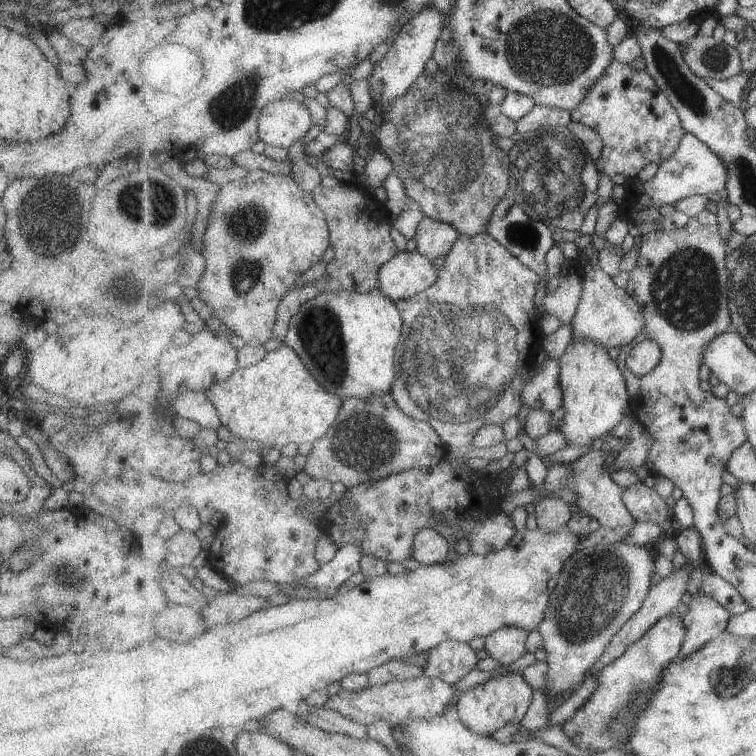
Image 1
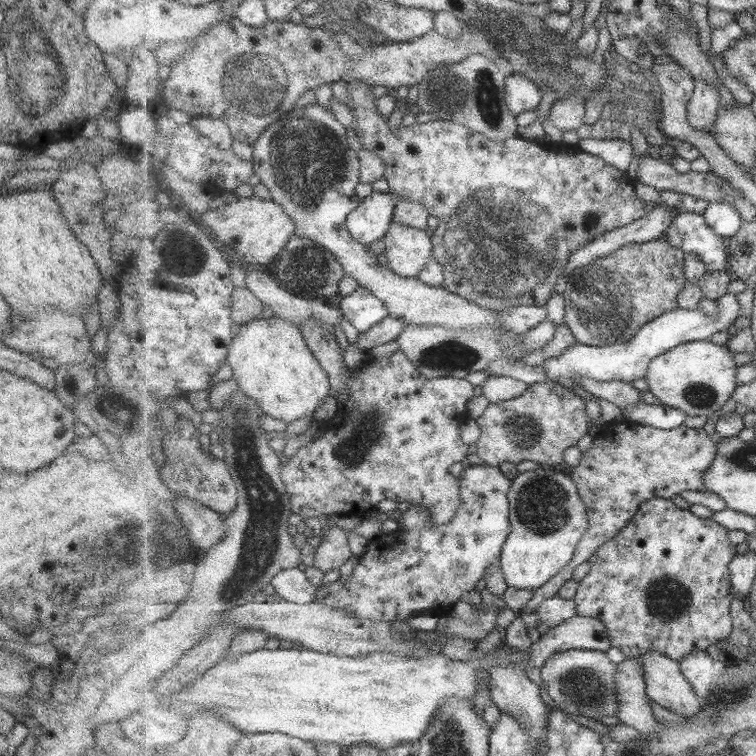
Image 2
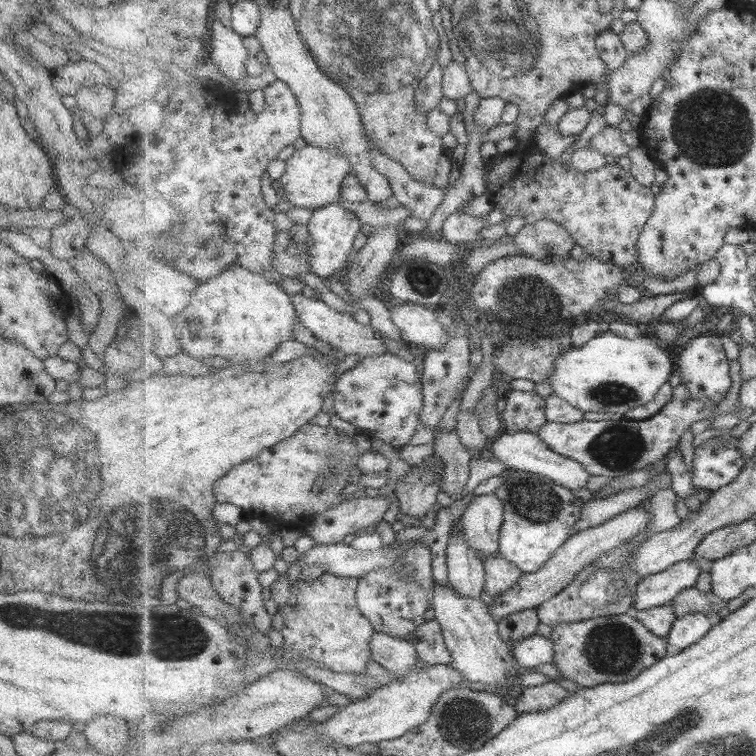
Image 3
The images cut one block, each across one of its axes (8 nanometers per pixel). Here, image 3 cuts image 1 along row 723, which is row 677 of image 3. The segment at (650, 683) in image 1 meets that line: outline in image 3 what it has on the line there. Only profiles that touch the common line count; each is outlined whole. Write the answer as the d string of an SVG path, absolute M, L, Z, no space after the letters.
M632 614L564 623L553 628L551 639L556 650L553 662L559 674L580 688L629 682L673 652L665 638L653 634Z

